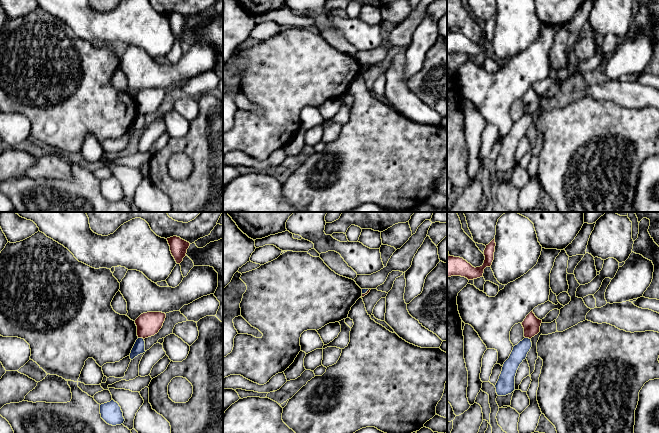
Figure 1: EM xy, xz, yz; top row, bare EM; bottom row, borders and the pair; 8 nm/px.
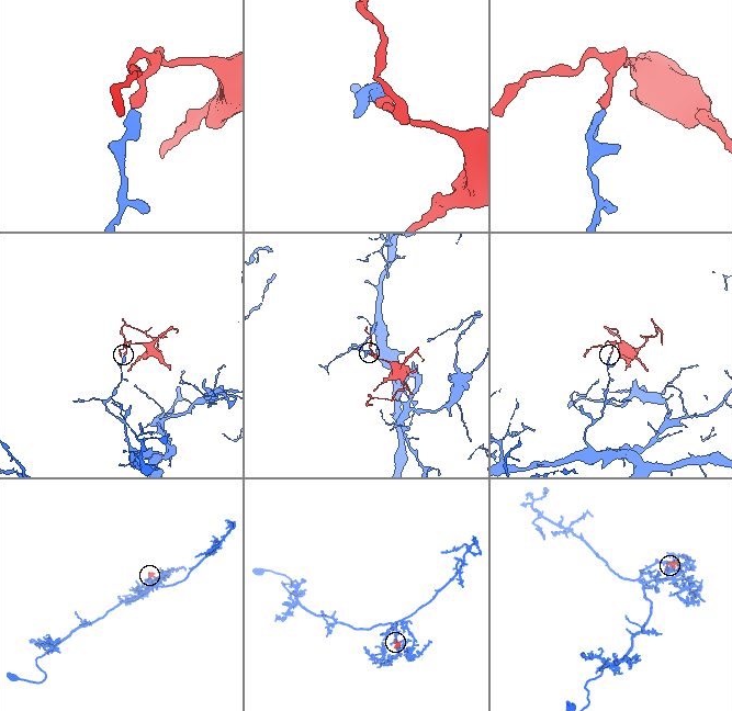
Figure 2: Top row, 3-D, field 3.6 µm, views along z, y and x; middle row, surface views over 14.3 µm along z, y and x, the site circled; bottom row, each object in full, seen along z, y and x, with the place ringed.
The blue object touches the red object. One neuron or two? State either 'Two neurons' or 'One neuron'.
Two neurons

